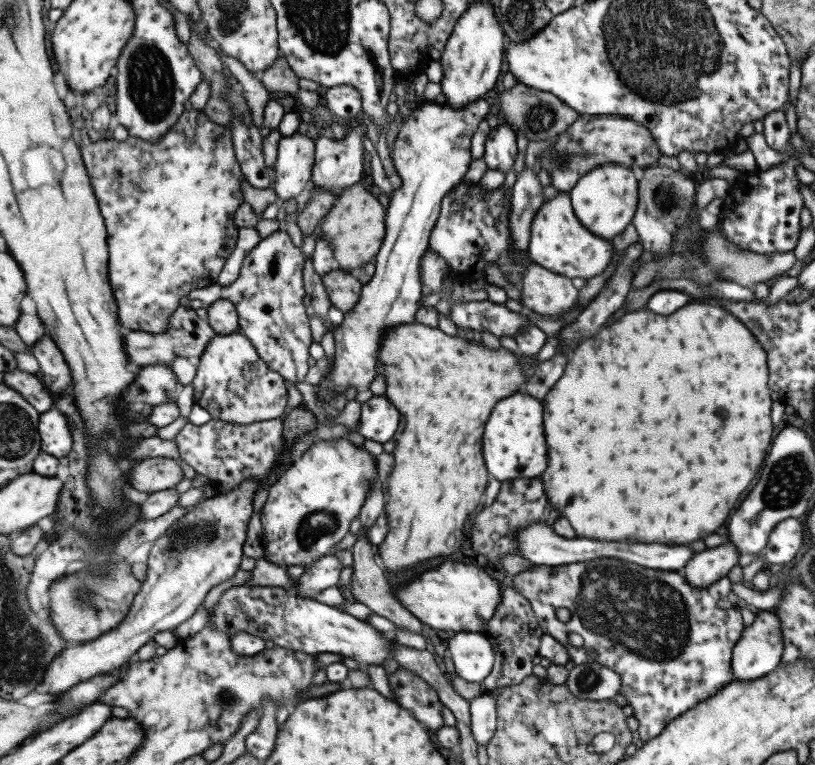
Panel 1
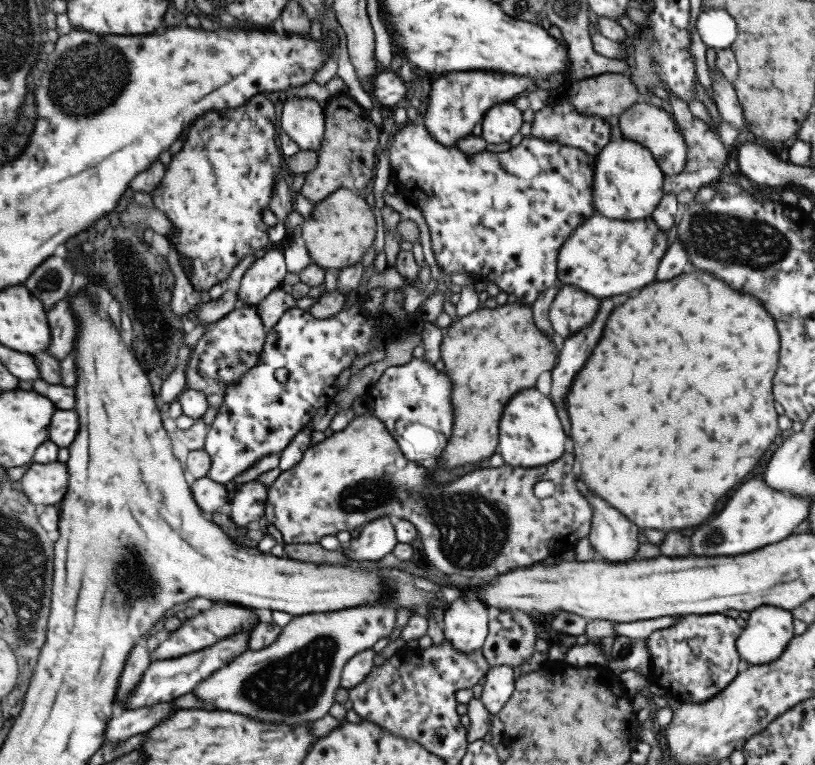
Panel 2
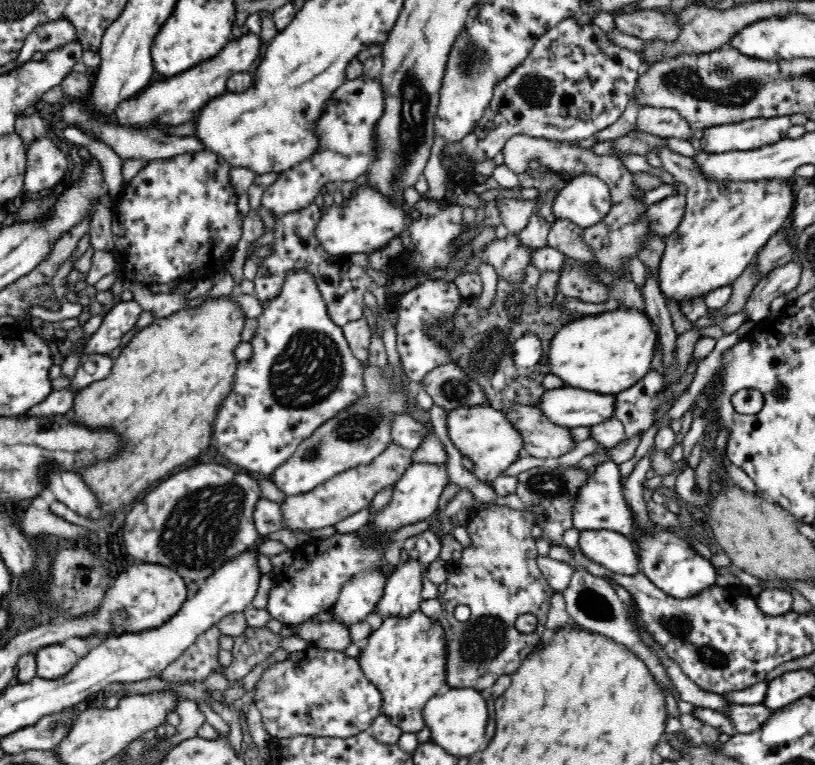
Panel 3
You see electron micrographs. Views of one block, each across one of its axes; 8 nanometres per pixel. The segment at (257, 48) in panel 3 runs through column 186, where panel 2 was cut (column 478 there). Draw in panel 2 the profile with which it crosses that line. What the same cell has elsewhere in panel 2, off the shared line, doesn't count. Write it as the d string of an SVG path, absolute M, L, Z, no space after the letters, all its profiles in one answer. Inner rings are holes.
M487 70L438 75L427 90L426 119L421 120L421 122L434 140L444 146L455 147L461 138L472 133L472 129L478 122L482 122L484 113L491 109L492 105L506 101L511 102L518 96L523 96L533 83L533 80L528 77Z

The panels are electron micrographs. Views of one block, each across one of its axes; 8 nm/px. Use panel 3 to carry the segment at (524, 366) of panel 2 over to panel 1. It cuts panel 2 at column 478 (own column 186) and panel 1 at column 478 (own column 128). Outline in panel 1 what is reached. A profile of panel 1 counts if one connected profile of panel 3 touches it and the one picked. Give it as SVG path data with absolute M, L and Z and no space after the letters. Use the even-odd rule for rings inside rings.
M414 322L410 324L397 324L397 326L391 326L386 331L386 335L382 337L382 343L380 343L379 350L379 364L377 364L377 374L382 373L386 378L386 392L385 397L399 410L400 414L404 414L406 418L406 425L400 439L396 443L395 451L390 456L394 456L395 453L395 468L389 474L388 477L388 492L390 499L385 503L385 513L388 517L389 531L385 541L379 545L378 561L383 568L390 570L390 572L404 572L404 570L412 570L416 568L419 562L425 560L432 560L432 558L438 558L438 556L448 556L448 554L454 554L466 534L462 532L466 528L466 522L470 516L474 516L480 509L482 493L490 476L486 472L486 466L484 466L484 458L482 458L482 432L484 432L484 426L488 422L488 416L490 412L494 410L495 404L503 398L512 396L514 393L520 392L523 384L526 382L526 374L524 373L524 366L520 362L518 355L512 353L500 346L497 350L494 348L488 348L483 343L474 340L473 336L470 336L466 340L456 336L448 336L444 334L438 327L430 327L424 324Z

